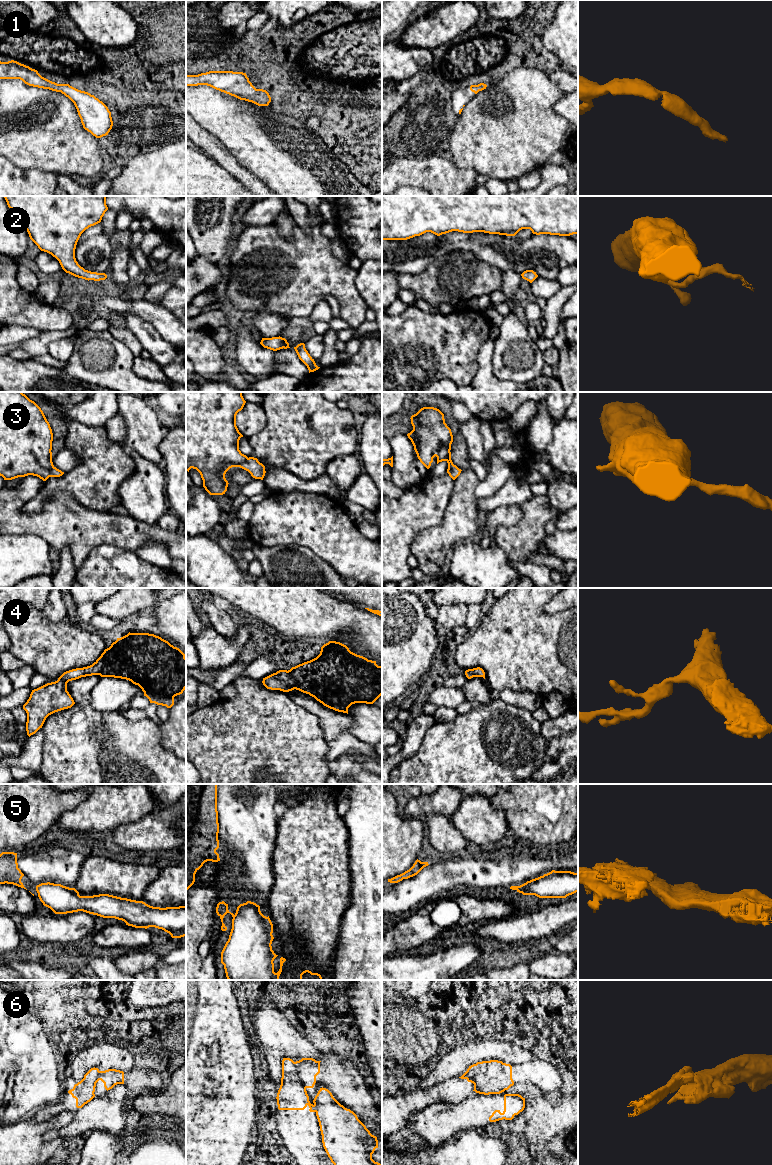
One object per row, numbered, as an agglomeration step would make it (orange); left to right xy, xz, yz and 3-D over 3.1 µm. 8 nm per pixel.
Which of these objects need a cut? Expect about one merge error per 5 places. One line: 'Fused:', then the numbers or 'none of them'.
Fused: 5, 6

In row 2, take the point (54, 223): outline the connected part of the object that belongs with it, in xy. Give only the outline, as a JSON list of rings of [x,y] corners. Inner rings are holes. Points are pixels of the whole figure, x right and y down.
[[[4,196],[10,209],[16,212],[25,226],[30,239],[41,251],[55,257],[62,269],[85,280],[105,280],[105,273],[85,270],[75,258],[75,249],[81,234],[101,222],[108,210],[106,196]]]

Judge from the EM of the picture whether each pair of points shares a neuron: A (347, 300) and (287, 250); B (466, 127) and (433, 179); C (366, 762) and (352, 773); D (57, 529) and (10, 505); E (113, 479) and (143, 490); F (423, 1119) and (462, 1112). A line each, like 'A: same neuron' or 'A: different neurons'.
A: same neuron
B: different neurons
C: different neurons
D: same neuron
E: different neurons
F: same neuron

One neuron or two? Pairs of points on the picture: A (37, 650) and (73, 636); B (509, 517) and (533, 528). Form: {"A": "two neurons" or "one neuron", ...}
{"A": "one neuron", "B": "two neurons"}

